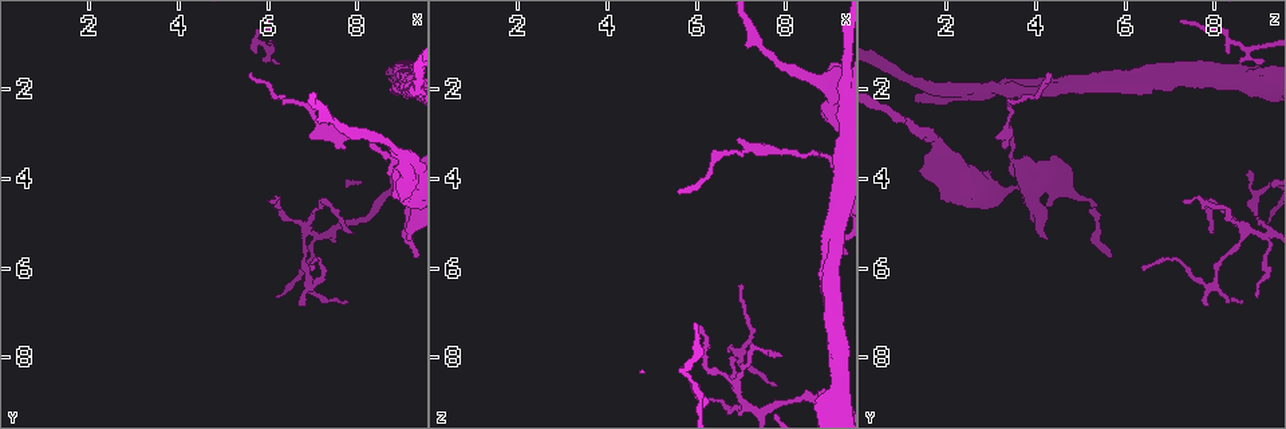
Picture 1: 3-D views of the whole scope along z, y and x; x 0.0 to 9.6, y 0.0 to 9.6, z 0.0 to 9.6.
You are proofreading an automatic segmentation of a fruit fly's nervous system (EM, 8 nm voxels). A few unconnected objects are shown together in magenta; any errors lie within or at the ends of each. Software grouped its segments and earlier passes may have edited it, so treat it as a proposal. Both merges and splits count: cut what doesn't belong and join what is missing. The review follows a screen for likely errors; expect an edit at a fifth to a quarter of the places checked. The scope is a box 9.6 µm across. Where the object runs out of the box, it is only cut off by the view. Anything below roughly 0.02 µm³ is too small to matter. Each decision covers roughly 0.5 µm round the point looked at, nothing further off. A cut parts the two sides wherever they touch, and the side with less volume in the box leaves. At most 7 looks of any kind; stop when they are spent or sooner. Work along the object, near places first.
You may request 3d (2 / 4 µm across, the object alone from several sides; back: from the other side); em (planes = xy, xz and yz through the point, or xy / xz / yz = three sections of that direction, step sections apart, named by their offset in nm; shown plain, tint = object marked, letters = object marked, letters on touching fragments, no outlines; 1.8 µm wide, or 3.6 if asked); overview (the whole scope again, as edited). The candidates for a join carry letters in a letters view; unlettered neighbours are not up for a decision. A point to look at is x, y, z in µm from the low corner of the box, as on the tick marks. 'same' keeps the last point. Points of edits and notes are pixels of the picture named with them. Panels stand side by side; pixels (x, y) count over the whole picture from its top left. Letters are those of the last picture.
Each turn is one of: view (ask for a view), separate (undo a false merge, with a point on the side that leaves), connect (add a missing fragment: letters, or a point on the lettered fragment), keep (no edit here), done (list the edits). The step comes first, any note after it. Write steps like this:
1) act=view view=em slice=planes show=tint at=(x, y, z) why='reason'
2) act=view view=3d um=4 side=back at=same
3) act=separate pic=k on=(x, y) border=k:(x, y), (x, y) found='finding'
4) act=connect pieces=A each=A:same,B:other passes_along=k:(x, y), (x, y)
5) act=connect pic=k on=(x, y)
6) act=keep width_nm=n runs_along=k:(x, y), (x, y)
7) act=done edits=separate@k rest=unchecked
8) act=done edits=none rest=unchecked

act=view view=em slice=yz step=8 show=tint at=(5.60, 1.70, 4.30) why='long arm stops here'

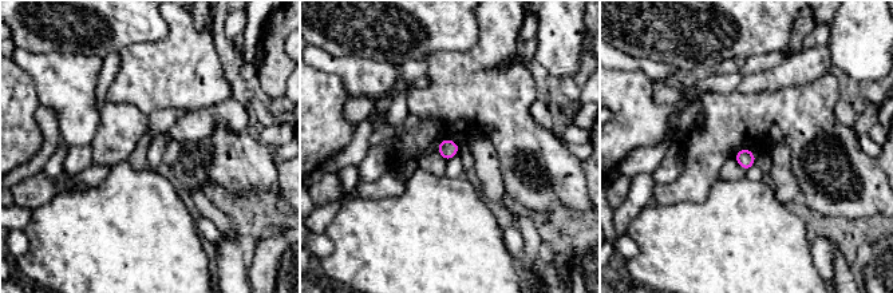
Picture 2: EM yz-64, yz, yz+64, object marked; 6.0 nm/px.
act=view view=em slice=planes show=letters at=same why='cut it another way'

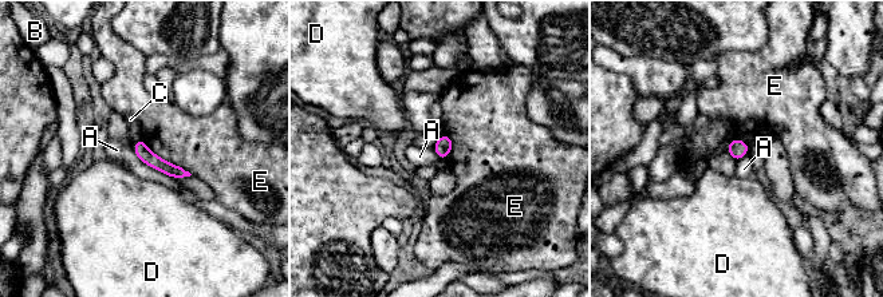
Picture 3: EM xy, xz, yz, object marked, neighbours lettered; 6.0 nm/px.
act=keep each=A:other,B:other,C:other,D:other,E:other found='no lettered fragment goes on from it'

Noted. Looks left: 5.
act=view view=3d um=2 at=(9.05, 1.65, 6.50) why='arms part here'

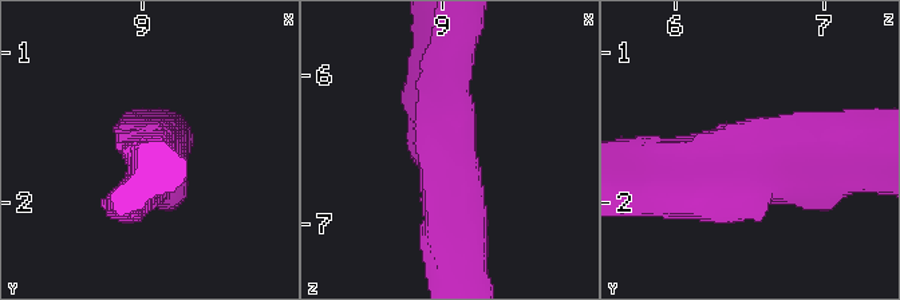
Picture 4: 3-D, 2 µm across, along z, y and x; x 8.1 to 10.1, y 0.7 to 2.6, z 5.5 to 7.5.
act=view view=em slice=planes show=letters at=(9.06, 1.68, 6.46) why='need the tissue'

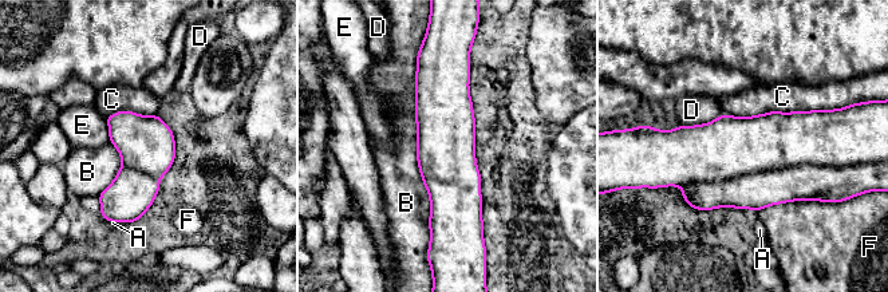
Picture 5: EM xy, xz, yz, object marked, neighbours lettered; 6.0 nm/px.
act=separate pic=5 on=(762, 189) each=A:other,B:other,C:other,D:other,E:other,F:other border=5:(839, 166), (784, 166), (683, 186) found='two cells meet here'

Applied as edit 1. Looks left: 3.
act=view view=overview

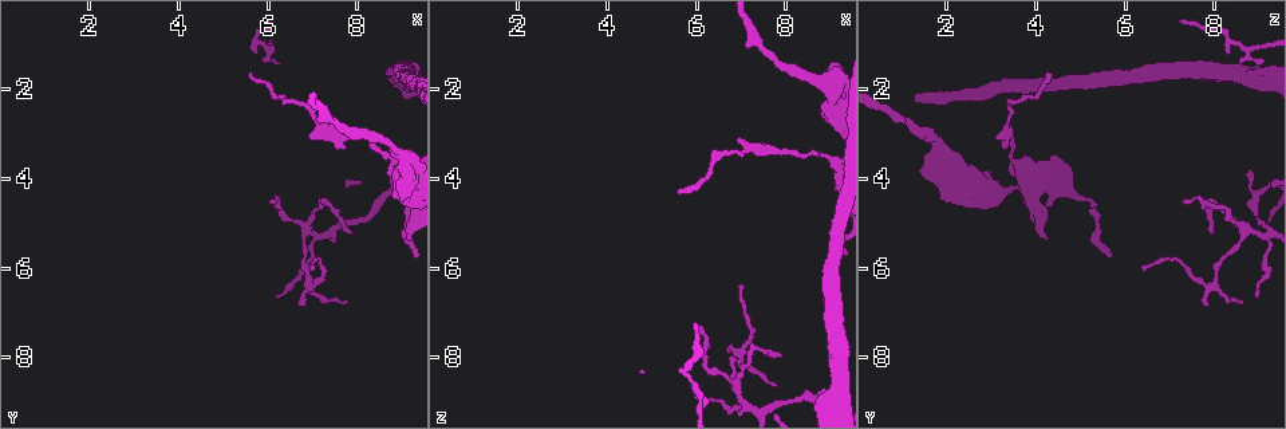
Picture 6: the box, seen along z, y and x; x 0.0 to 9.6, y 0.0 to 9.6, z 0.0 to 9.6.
act=view view=em slice=planes show=tint at=(9.10, 3.70, 3.65) why='abrupt turn'

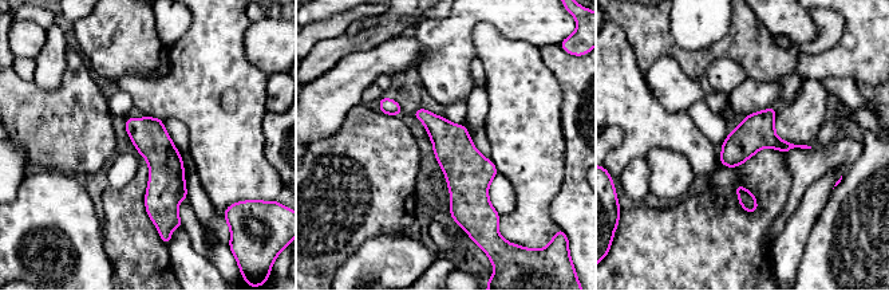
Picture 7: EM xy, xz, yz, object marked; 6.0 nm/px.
act=view view=em slice=planes show=letters at=same

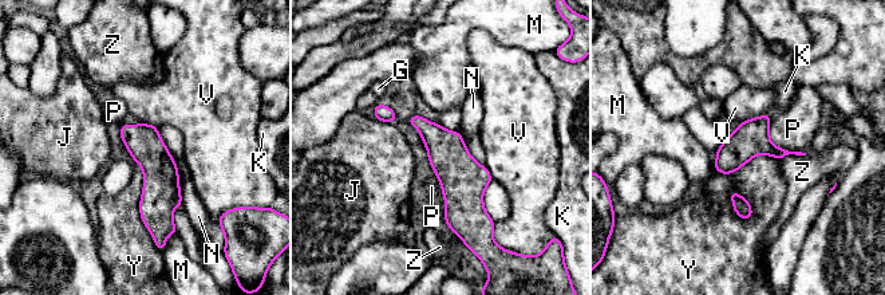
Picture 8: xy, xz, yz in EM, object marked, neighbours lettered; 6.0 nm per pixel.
act=keep width_nm=220 each=G:other,J:other,K:other,M:other,N:other,P:other,V:other,Y:other,Z:other border=8:(135, 162), (154, 240) found='continuous, no second cell'

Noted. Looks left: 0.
act=done edits=separate@5 rest=unchecked

